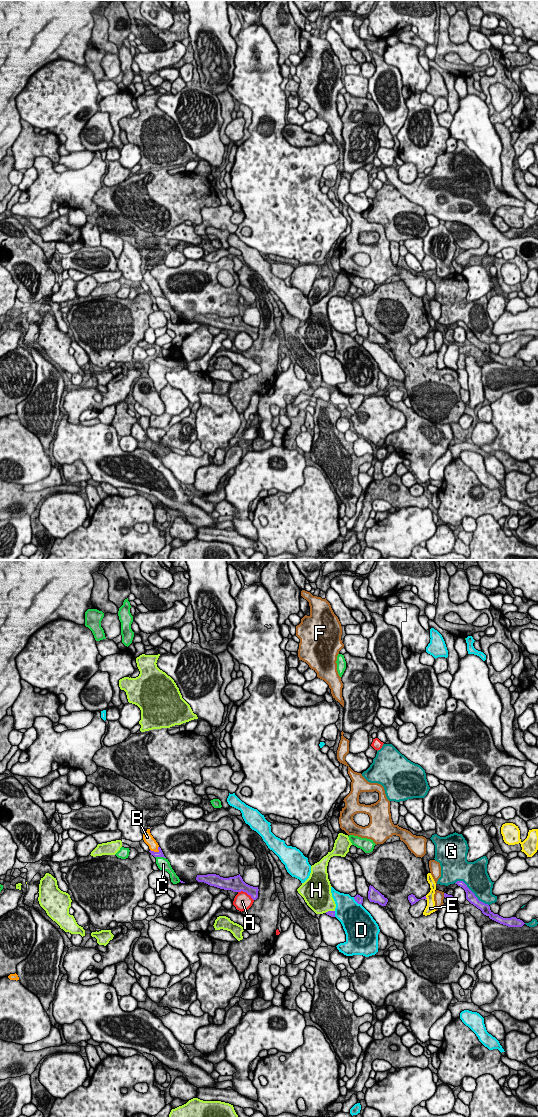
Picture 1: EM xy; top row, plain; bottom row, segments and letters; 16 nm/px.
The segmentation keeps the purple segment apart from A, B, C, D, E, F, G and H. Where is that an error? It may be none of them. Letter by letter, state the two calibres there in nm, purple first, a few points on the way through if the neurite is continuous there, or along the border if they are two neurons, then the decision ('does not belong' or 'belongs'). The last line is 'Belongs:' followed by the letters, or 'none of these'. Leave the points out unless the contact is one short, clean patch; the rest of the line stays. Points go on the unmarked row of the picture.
A: 260/280 nm | does not belong
B: 100/160 nm | across xy (156, 294), (155, 292), (152, 283), (148, 279) | belongs
C: 100/200 nm | does not belong
D: 120/460 nm | does not belong
E: 130/160 nm | does not belong
F: 100/160 nm | does not belong
G: 160/400 nm | does not belong
H: 100/400 nm | does not belong
Belongs: B

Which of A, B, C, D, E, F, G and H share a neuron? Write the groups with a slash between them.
A / B / C / D / E / F / G / H

